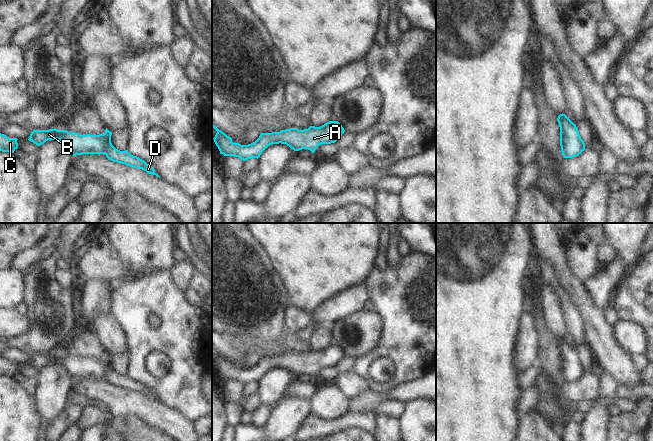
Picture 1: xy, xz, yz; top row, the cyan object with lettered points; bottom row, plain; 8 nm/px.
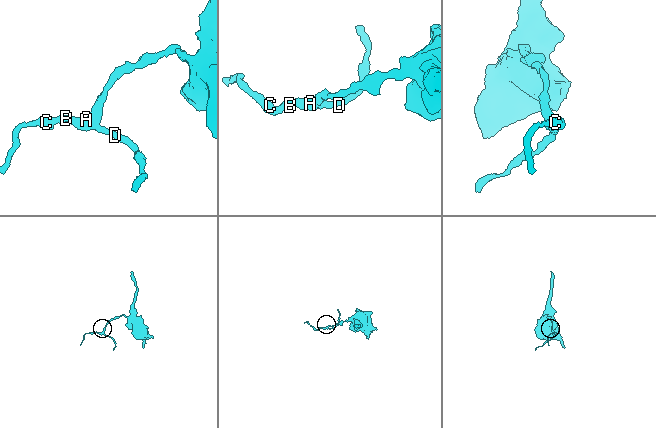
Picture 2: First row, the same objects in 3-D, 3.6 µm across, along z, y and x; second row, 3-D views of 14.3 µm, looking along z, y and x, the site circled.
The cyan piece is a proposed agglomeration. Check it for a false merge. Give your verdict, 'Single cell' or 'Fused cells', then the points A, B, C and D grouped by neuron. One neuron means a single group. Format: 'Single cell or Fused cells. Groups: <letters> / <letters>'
Fused cells. Groups: A B C / D.

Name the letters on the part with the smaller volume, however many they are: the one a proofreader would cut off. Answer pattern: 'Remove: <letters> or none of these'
Remove: D

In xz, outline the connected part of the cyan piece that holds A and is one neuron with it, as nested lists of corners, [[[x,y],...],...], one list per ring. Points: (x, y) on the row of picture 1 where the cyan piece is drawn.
[[[329,121],[320,127],[310,126],[308,129],[299,130],[298,128],[290,128],[282,130],[280,132],[272,133],[261,133],[259,138],[248,145],[241,145],[239,143],[233,143],[232,138],[227,136],[224,132],[219,130],[215,125],[214,129],[217,131],[214,139],[216,146],[218,147],[220,154],[224,156],[235,156],[240,158],[243,161],[246,161],[250,158],[259,158],[262,152],[272,144],[286,144],[294,151],[299,151],[302,149],[308,149],[312,153],[315,152],[317,147],[326,143],[335,143],[345,132],[344,128],[338,121]]]

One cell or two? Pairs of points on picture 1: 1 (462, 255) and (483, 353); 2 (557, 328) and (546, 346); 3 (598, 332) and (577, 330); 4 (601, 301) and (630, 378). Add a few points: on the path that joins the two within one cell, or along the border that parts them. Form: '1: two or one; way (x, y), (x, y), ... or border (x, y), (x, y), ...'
1: one; way (462, 279), (462, 329)
2: two; border (543, 314), (547, 327), (557, 340)
3: two; border (576, 309), (583, 321), (583, 329), (588, 345)
4: two; border (588, 293), (592, 301), (604, 311)

